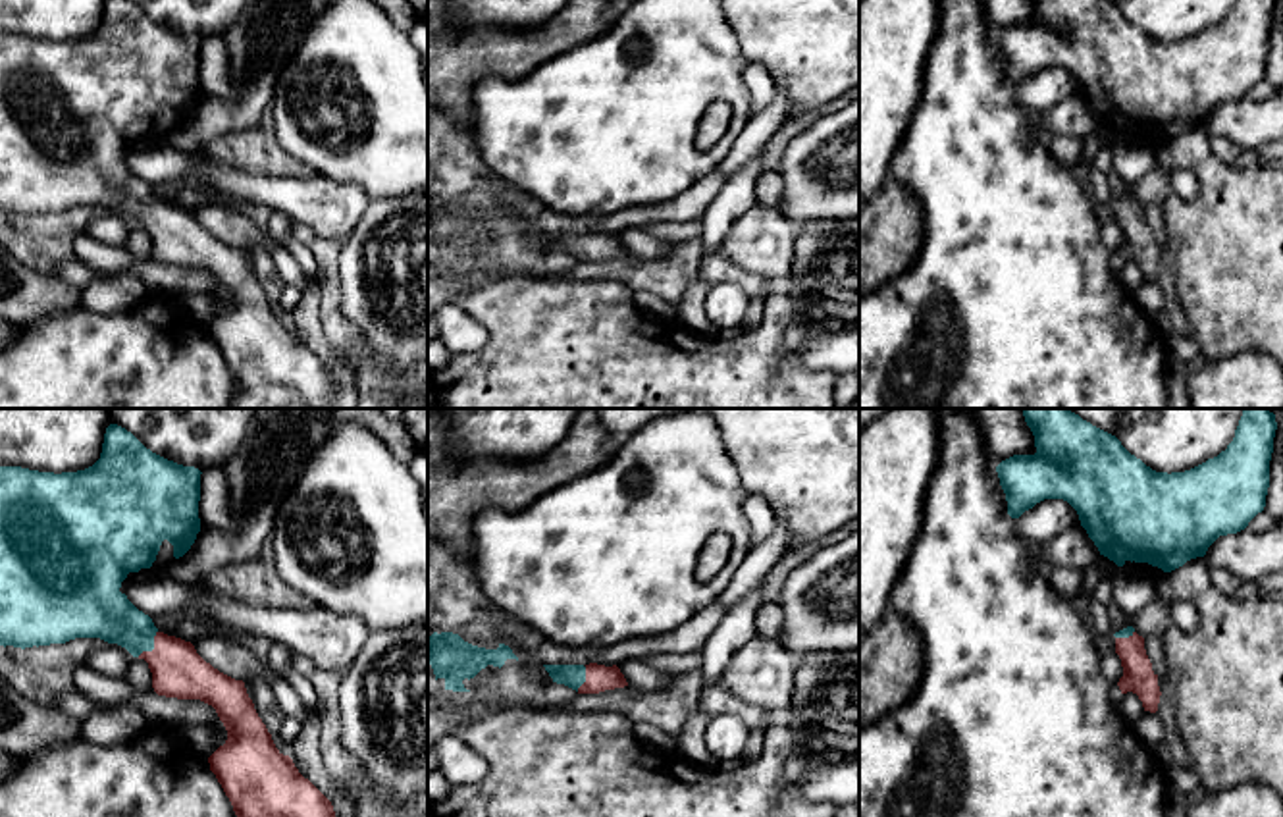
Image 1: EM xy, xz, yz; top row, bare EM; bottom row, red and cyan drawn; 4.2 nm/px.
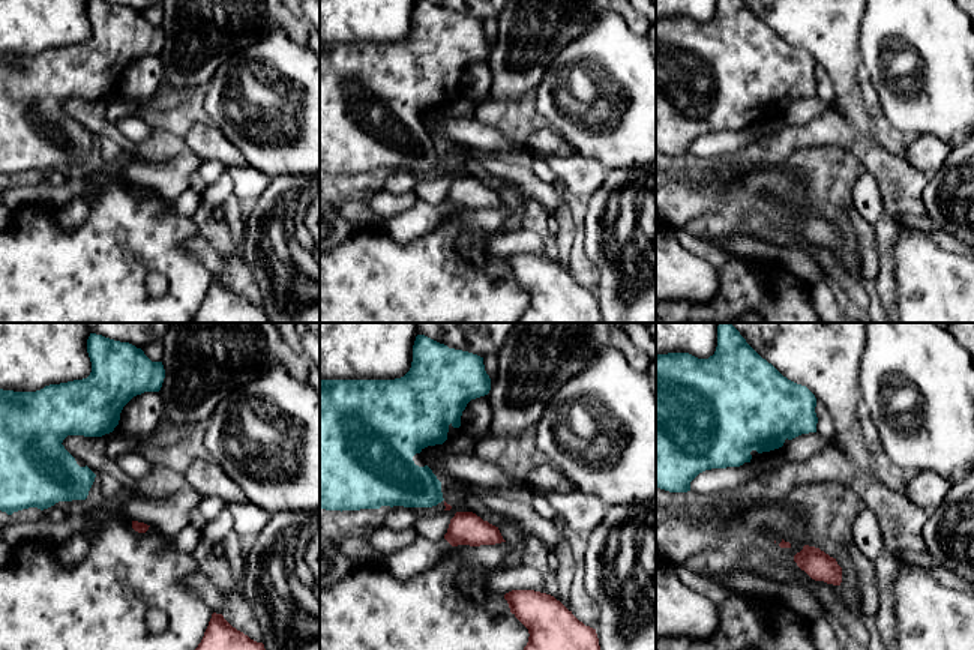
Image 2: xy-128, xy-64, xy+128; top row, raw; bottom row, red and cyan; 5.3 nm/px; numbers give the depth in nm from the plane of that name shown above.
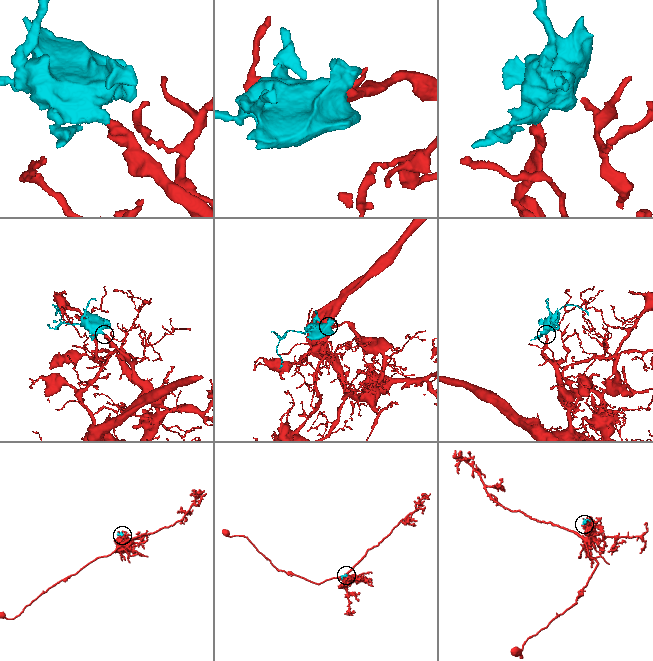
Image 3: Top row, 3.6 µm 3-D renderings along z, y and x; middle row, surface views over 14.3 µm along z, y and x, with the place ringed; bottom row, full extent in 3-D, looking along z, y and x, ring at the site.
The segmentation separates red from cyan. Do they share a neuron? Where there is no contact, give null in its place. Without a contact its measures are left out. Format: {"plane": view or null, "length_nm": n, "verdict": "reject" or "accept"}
{"plane": "xy", "length_nm": 140, "verdict": "accept"}

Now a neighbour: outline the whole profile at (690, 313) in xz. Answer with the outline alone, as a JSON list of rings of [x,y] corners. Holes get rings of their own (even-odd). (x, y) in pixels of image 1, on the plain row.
[[[699,274],[690,281],[682,301],[676,304],[676,324],[684,326],[688,331],[695,335],[717,335],[719,331],[713,328],[705,314],[705,295],[709,291],[709,283],[705,283]]]

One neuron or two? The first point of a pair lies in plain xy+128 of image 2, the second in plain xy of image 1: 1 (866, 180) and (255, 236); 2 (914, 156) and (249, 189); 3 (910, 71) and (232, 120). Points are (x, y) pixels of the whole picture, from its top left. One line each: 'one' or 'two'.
1: two
2: one
3: two

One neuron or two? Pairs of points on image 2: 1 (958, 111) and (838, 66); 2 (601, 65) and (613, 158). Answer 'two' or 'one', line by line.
1: two
2: one

